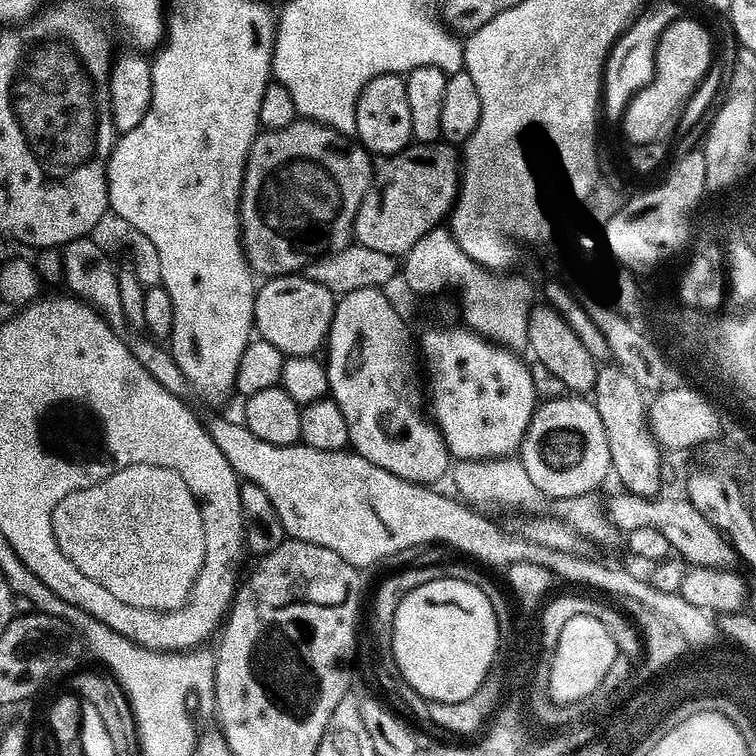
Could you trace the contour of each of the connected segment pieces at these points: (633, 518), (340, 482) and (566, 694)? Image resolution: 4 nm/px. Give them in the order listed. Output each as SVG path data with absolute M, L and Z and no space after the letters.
M617 491L617 496L606 500L608 521L613 529L626 534L630 530L658 530L658 534L664 535L666 542L670 542L672 552L685 565L698 568L731 568L735 569L738 557L732 548L728 537L719 532L694 508L683 495L666 496L660 494L652 497L636 497L628 491Z
M212 416L205 419L203 425L210 438L214 438L214 446L222 450L226 462L230 462L241 481L262 486L291 539L326 546L326 550L334 550L338 558L358 569L367 570L371 564L387 556L396 556L423 544L449 544L473 556L468 557L473 561L481 560L500 570L507 570L514 562L538 562L538 566L546 566L557 581L585 584L612 598L638 598L647 602L651 609L660 611L670 622L681 626L691 626L694 622L694 614L690 614L694 605L686 602L679 592L653 588L647 579L639 580L628 568L615 568L612 564L603 564L576 552L550 550L550 546L538 546L538 542L530 542L525 536L506 532L494 521L487 520L480 513L483 511L459 499L451 500L435 492L435 487L398 478L398 474L374 466L374 462L362 458L355 450L314 450L314 446L303 442L274 446L262 442L258 434L250 434L239 419L227 420L224 416Z
M581 614L571 618L551 649L552 658L547 661L550 668L549 694L556 704L572 703L575 700L589 699L591 692L599 693L600 683L606 677L606 672L615 661L616 652L613 642L609 639L605 627L594 617Z

